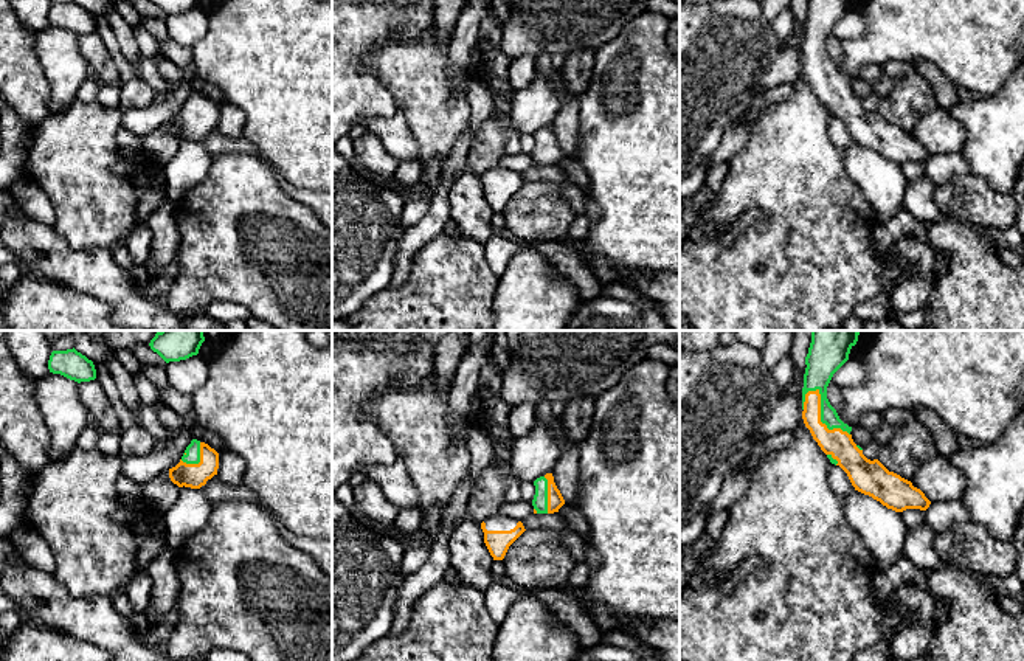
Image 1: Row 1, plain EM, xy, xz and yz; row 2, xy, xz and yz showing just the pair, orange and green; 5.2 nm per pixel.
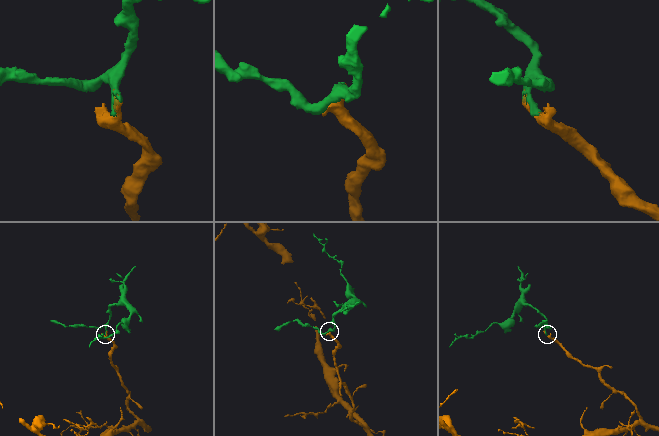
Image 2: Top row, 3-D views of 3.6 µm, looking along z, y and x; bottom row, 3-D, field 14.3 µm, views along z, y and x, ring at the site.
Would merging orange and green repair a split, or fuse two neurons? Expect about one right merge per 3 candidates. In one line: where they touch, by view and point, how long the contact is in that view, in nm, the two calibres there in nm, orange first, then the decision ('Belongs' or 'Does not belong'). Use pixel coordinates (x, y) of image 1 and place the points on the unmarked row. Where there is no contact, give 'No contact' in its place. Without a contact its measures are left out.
Touches orange at yz (819, 69). Shared border 320 nm. Thickness 140 nm (orange) against 150 nm. Belongs

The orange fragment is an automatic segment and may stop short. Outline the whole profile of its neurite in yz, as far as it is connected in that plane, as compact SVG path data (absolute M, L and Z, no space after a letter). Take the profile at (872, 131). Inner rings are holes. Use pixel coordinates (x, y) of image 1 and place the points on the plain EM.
M808 0L802 40L802 71L813 92L832 116L839 118L855 143L872 149L887 161L926 163L931 154L911 133L889 124L878 112L867 112L852 92L852 79L844 76L827 51L833 26L849 12L852 0Z

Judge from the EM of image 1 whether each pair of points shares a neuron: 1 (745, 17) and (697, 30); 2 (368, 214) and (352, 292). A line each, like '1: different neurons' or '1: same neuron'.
1: same neuron
2: same neuron

